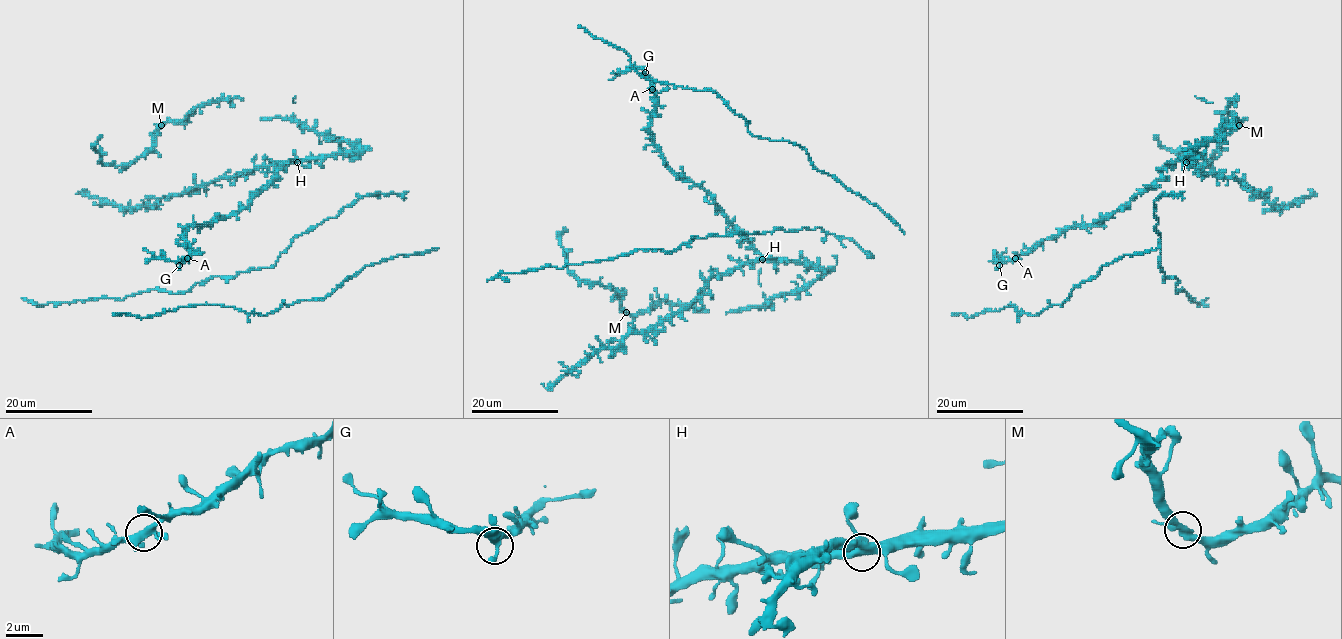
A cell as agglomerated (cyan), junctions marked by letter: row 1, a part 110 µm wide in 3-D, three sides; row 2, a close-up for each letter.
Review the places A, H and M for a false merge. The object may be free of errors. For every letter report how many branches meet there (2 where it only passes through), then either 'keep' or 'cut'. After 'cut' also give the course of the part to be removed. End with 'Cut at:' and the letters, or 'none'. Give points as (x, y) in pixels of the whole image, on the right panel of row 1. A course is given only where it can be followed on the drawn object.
A: 4 branches meet; keep
H: 4 branches meet; keep
M: 3 branches meet; keep
Cut at: none

